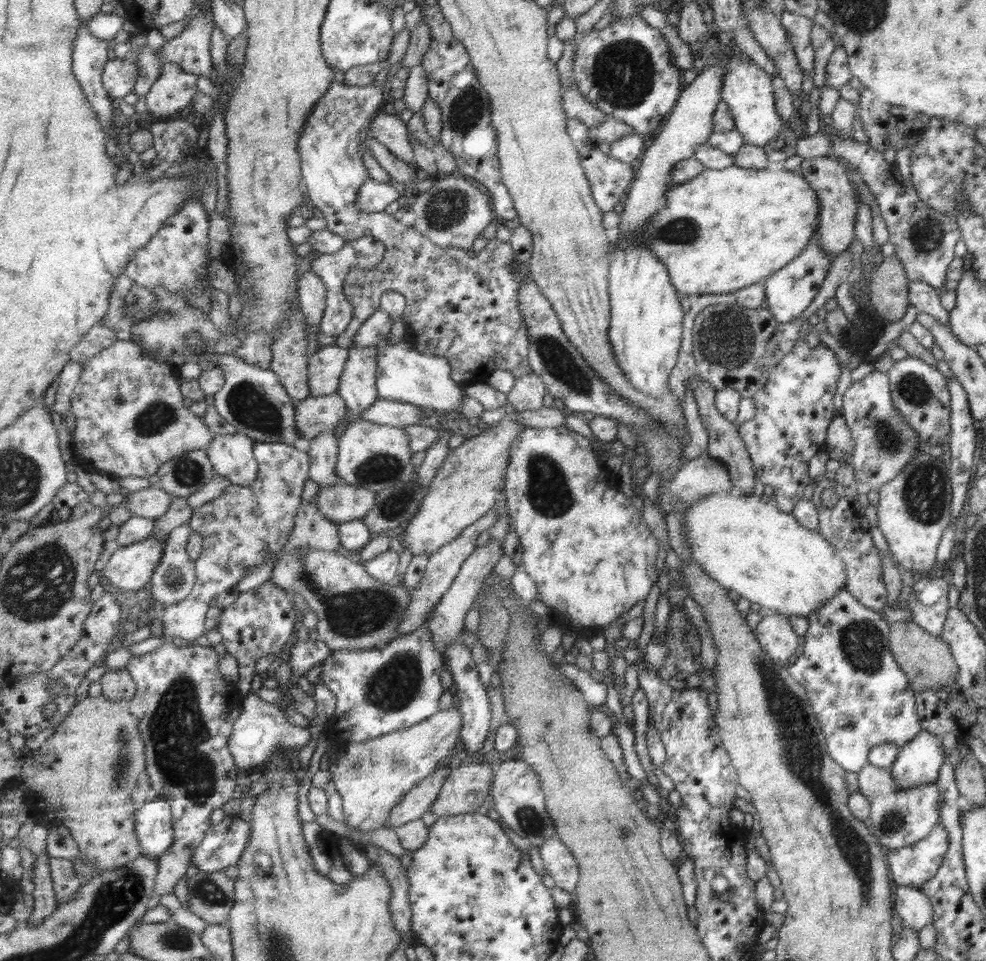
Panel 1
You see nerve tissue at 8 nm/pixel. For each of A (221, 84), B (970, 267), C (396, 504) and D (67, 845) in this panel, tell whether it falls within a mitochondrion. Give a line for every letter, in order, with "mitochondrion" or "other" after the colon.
A: other
B: other
C: mitochondrion
D: other

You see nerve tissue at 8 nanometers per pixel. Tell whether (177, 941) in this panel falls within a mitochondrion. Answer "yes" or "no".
yes

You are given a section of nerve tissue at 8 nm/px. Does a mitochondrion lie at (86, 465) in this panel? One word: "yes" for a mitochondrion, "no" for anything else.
no

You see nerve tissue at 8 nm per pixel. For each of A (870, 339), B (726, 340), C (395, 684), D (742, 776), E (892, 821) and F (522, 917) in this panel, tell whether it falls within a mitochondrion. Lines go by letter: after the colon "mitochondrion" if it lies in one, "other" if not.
A: other
B: mitochondrion
C: mitochondrion
D: other
E: mitochondrion
F: other

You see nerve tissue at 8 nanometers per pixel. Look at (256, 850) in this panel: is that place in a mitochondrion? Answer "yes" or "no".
no

